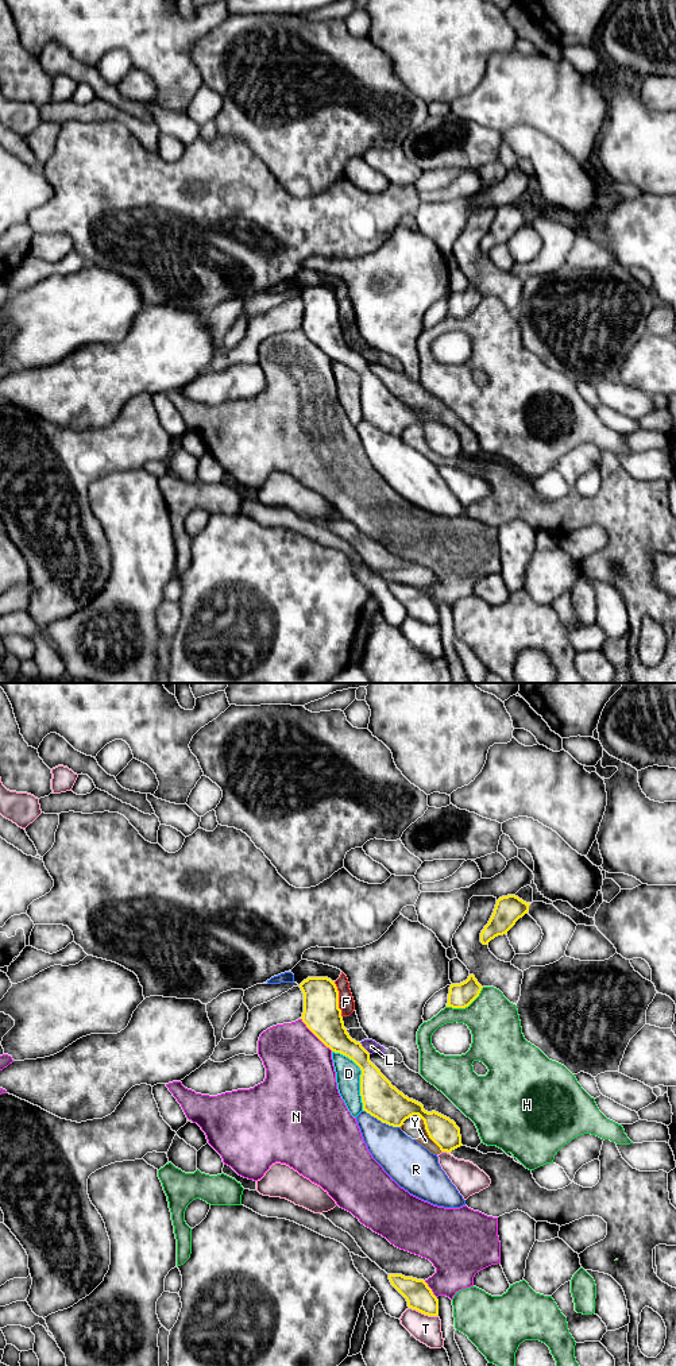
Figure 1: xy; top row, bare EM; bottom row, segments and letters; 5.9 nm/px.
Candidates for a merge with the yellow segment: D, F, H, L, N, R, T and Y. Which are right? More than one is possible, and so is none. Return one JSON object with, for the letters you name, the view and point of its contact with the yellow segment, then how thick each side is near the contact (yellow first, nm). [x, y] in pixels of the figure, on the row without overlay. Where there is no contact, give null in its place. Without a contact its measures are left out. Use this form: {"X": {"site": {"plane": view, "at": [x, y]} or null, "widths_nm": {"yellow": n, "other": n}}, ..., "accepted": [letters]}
{"accepted": []}

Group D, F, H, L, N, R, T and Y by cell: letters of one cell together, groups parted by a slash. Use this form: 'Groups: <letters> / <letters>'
Groups: D / F L / H / N / R / T / Y

